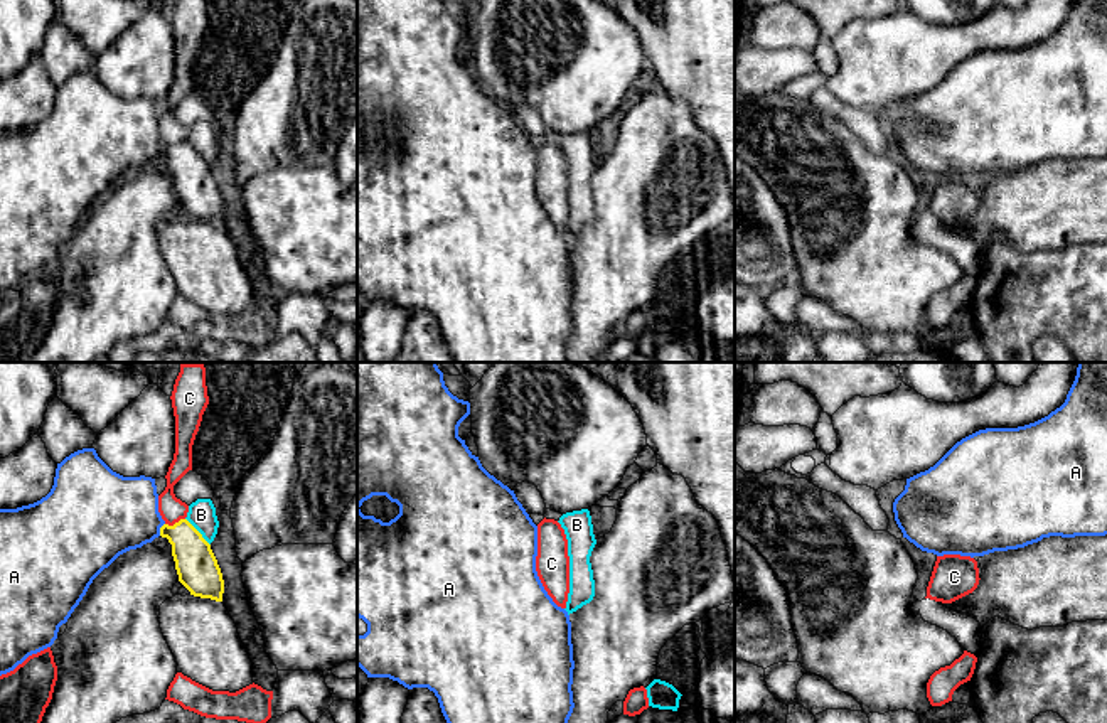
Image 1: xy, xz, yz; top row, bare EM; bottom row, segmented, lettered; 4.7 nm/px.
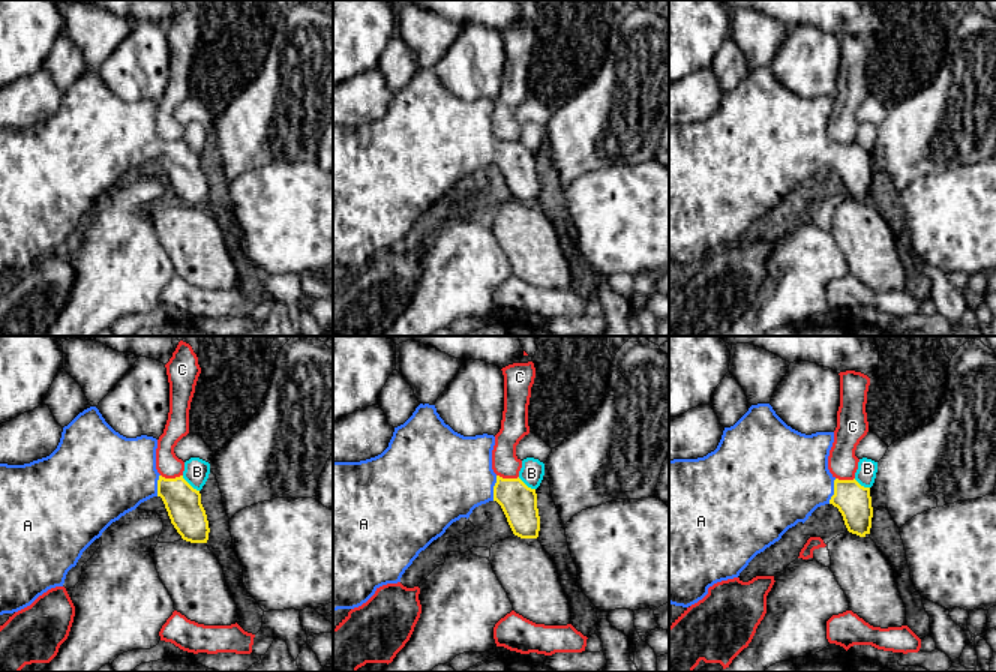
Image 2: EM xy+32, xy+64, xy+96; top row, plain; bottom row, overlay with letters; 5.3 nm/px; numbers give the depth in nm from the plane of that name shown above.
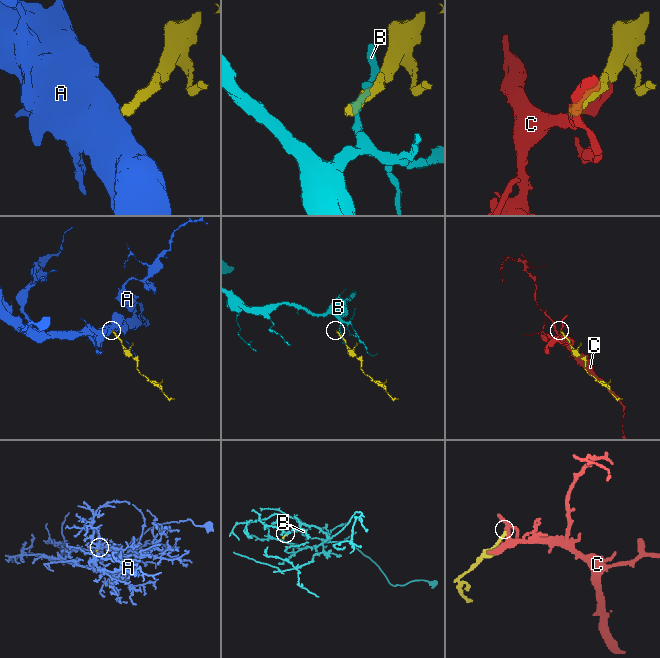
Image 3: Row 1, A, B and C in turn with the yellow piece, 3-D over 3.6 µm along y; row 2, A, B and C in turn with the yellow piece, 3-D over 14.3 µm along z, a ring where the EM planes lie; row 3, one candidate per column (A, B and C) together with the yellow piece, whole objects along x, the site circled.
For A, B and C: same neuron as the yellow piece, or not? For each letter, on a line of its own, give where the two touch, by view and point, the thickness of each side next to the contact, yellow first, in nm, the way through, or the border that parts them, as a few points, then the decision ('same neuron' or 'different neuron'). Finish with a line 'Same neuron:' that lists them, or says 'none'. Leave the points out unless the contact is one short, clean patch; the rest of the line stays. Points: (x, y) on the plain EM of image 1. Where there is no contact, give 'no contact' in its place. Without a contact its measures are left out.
A: contact xy (160, 152); calibres 200 and 380 nm; way xy (196, 187), (160, 152), (122, 137), (112, 137); same neuron
B: contact xy (197, 154); calibres 200 and 130 nm; different neuron
C: contact xy (176, 145); calibres 200 and 120 nm; different neuron
Same neuron: A

